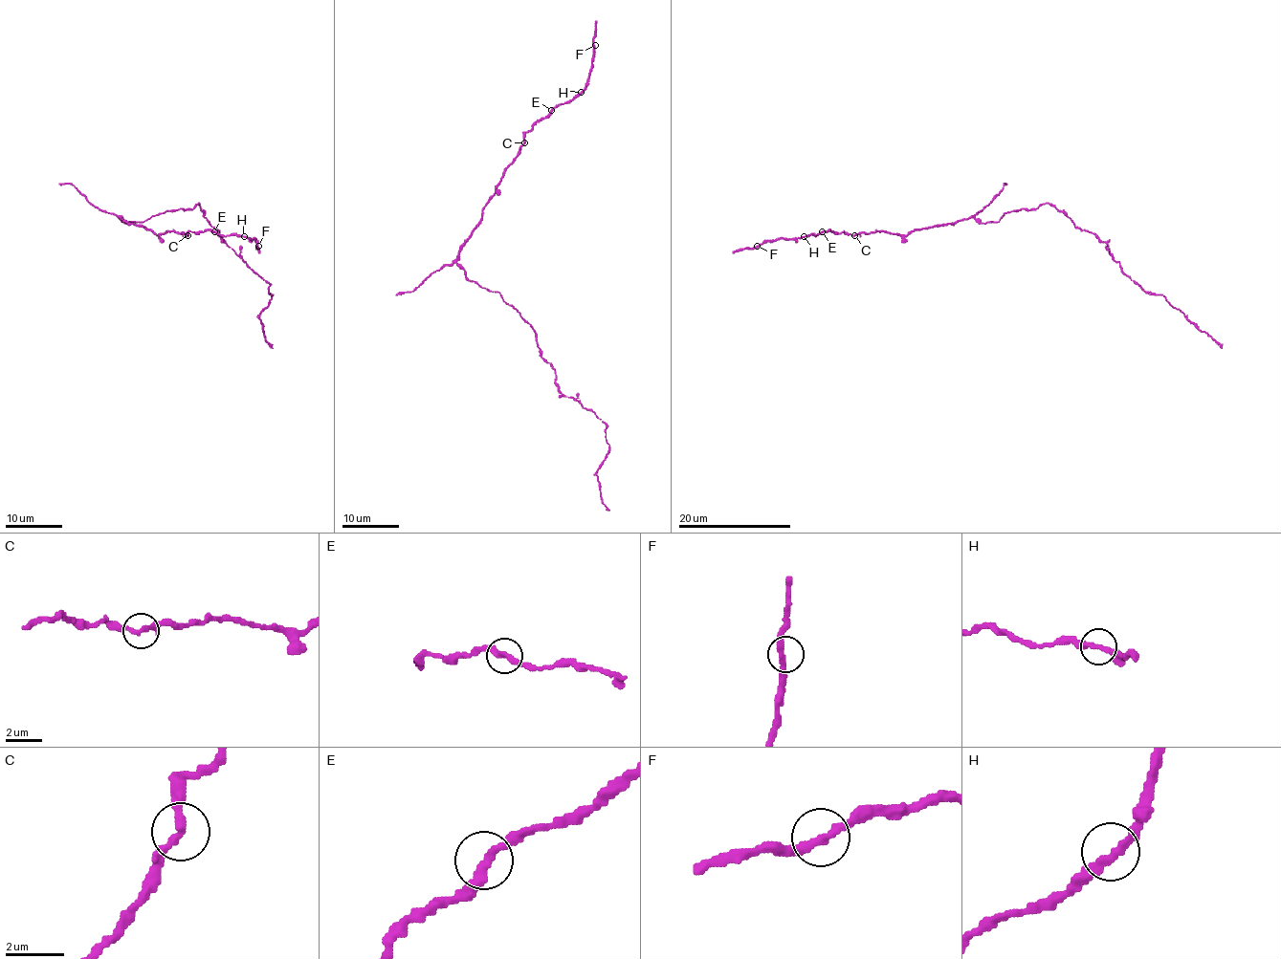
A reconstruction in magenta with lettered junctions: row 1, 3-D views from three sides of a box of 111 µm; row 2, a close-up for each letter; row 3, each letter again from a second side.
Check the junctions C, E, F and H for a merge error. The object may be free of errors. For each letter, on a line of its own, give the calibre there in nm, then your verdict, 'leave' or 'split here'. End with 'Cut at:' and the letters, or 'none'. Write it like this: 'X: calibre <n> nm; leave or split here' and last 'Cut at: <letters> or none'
C: calibre 280 nm; leave
E: calibre 300 nm; leave
F: calibre 320 nm; leave
H: calibre 320 nm; leave
Cut at: none

